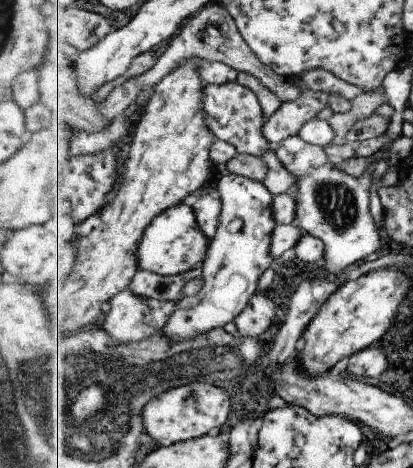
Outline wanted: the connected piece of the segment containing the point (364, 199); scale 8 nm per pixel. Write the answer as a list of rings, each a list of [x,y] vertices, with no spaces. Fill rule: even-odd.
[[[299,135],[277,142],[273,148],[287,172],[297,178],[291,194],[296,200],[299,230],[320,238],[325,244],[322,268],[337,274],[351,264],[364,261],[381,248],[381,234],[371,214],[369,172],[355,178],[345,170],[339,170],[324,147],[309,144]]]

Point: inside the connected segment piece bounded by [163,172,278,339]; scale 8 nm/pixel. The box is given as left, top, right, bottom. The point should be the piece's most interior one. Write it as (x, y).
(236, 262)

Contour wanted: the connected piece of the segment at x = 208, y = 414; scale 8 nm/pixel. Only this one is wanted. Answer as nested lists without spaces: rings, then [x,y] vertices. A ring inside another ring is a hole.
[[[193,382],[161,394],[144,408],[147,420],[147,433],[163,447],[178,444],[180,441],[197,439],[211,434],[213,428],[225,426],[231,414],[229,396],[216,384]]]

